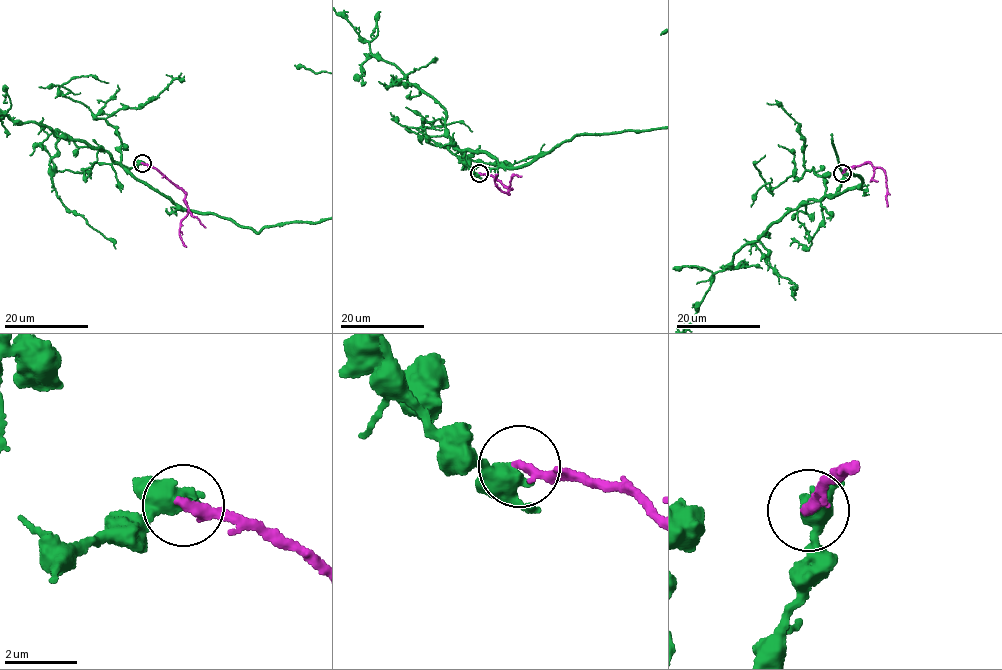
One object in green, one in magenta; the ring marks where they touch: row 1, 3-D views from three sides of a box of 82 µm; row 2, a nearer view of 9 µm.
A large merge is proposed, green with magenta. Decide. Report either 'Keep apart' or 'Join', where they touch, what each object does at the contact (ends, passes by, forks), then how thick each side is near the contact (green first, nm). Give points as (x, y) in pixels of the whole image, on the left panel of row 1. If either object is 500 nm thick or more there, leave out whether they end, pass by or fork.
Keep apart. Place: (142, 163). At the ring green forks. At the ring magenta ends. Thickness 380 nm (green) against 280 nm

